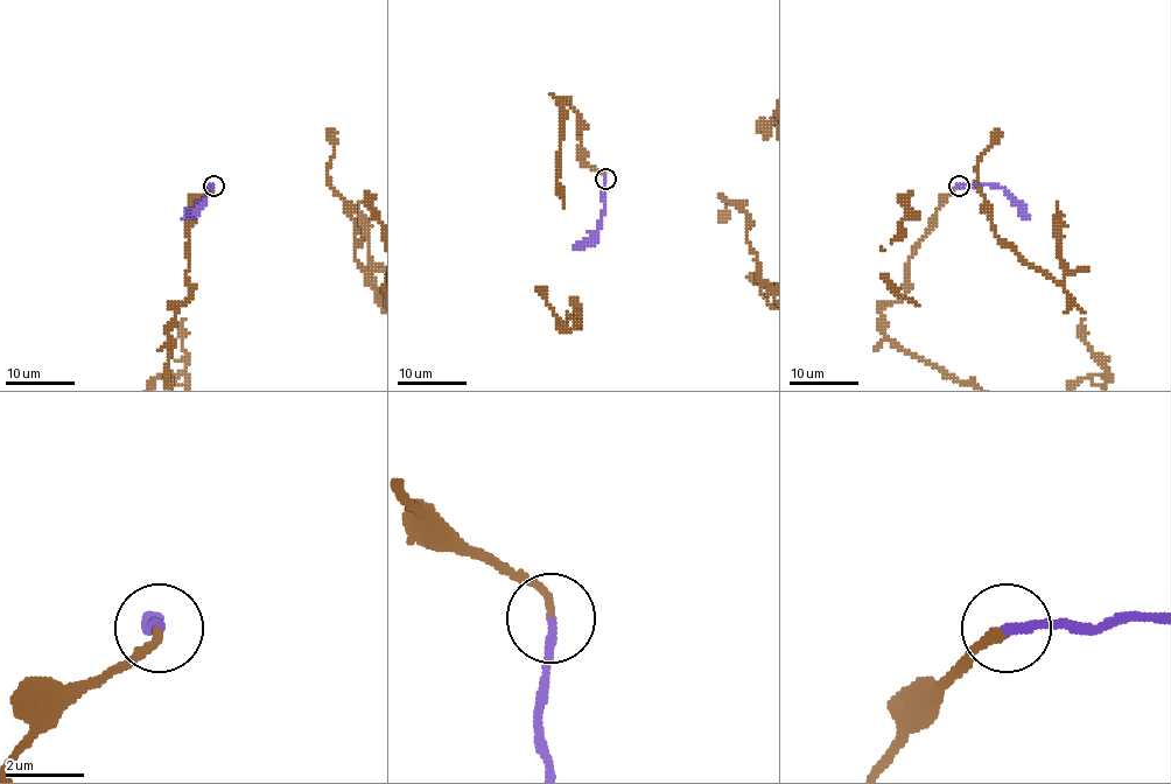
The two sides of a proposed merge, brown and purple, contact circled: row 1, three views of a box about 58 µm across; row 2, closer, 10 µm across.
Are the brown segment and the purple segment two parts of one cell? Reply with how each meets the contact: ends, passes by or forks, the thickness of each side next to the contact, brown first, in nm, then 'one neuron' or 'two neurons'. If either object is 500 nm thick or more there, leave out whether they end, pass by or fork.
brown ends; purple ends; calibres 200 and 240 nm; one neuron

